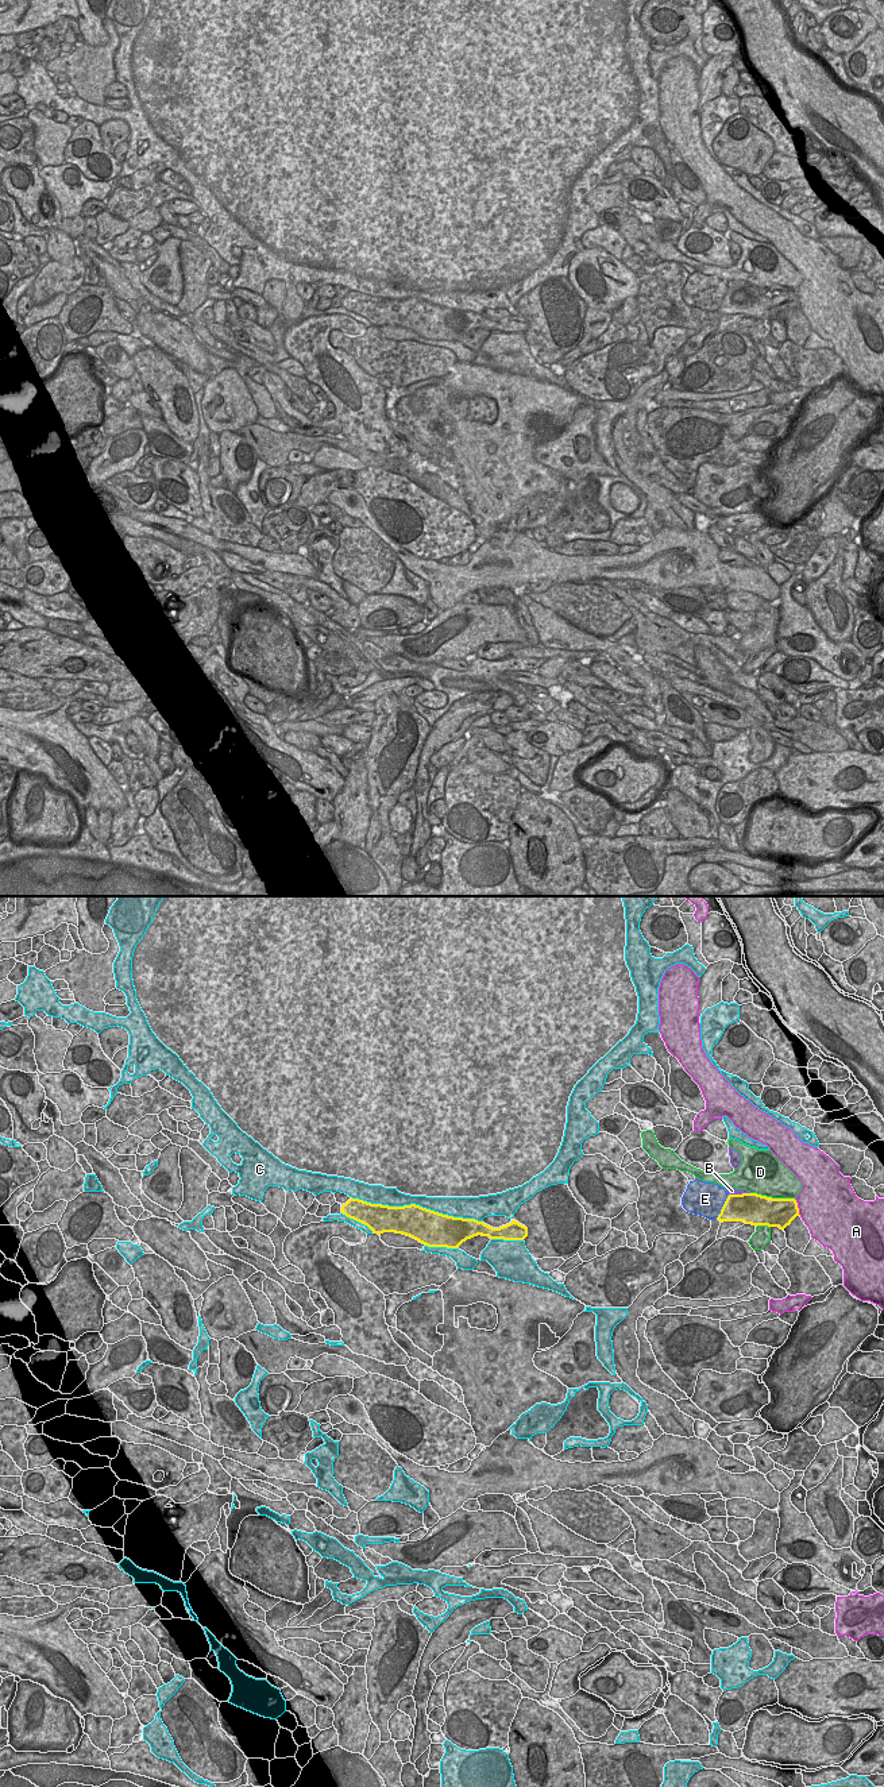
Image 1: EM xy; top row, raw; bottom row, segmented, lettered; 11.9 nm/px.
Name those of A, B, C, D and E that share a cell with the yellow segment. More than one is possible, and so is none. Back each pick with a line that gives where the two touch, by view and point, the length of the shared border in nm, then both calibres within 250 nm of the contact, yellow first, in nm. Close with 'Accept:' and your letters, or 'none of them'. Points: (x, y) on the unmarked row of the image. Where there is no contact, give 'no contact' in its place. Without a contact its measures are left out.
Accept: none of them

